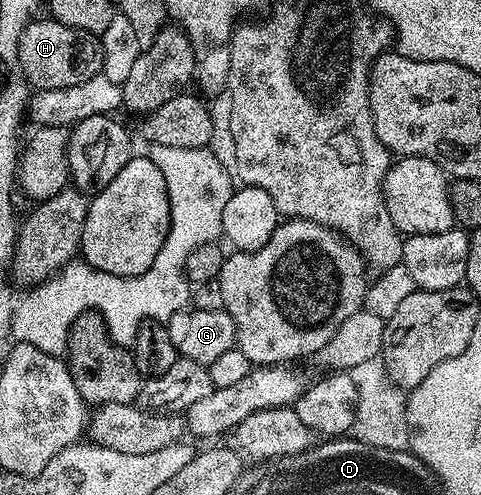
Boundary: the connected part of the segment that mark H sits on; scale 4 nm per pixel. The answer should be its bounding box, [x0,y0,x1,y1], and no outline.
[18,16,102,90]

